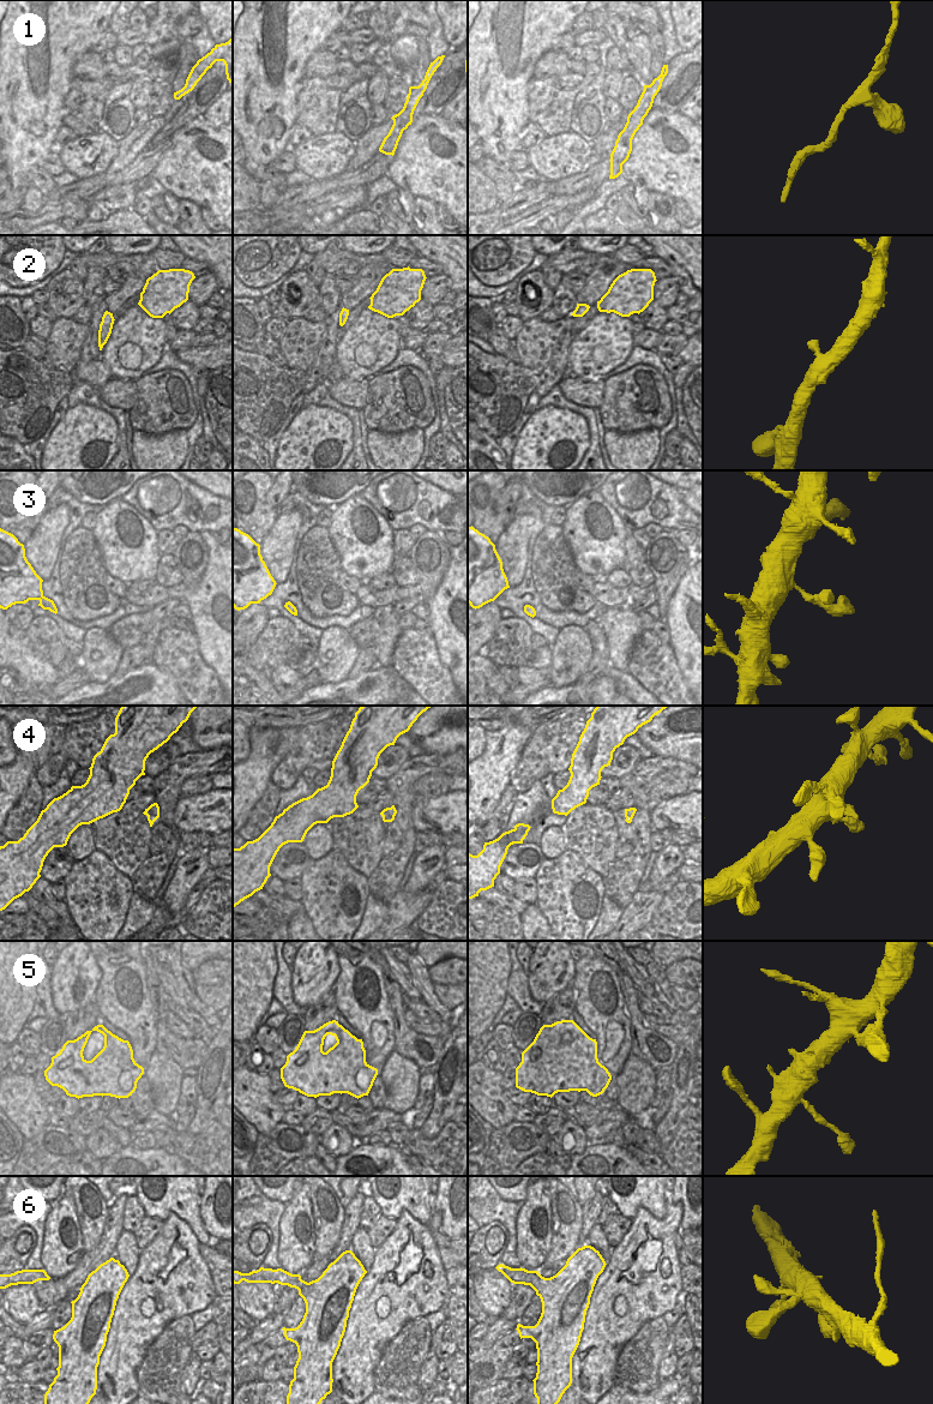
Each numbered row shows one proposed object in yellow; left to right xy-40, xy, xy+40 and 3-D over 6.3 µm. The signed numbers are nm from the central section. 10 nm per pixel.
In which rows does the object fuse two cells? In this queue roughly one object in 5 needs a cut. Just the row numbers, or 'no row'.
no row

